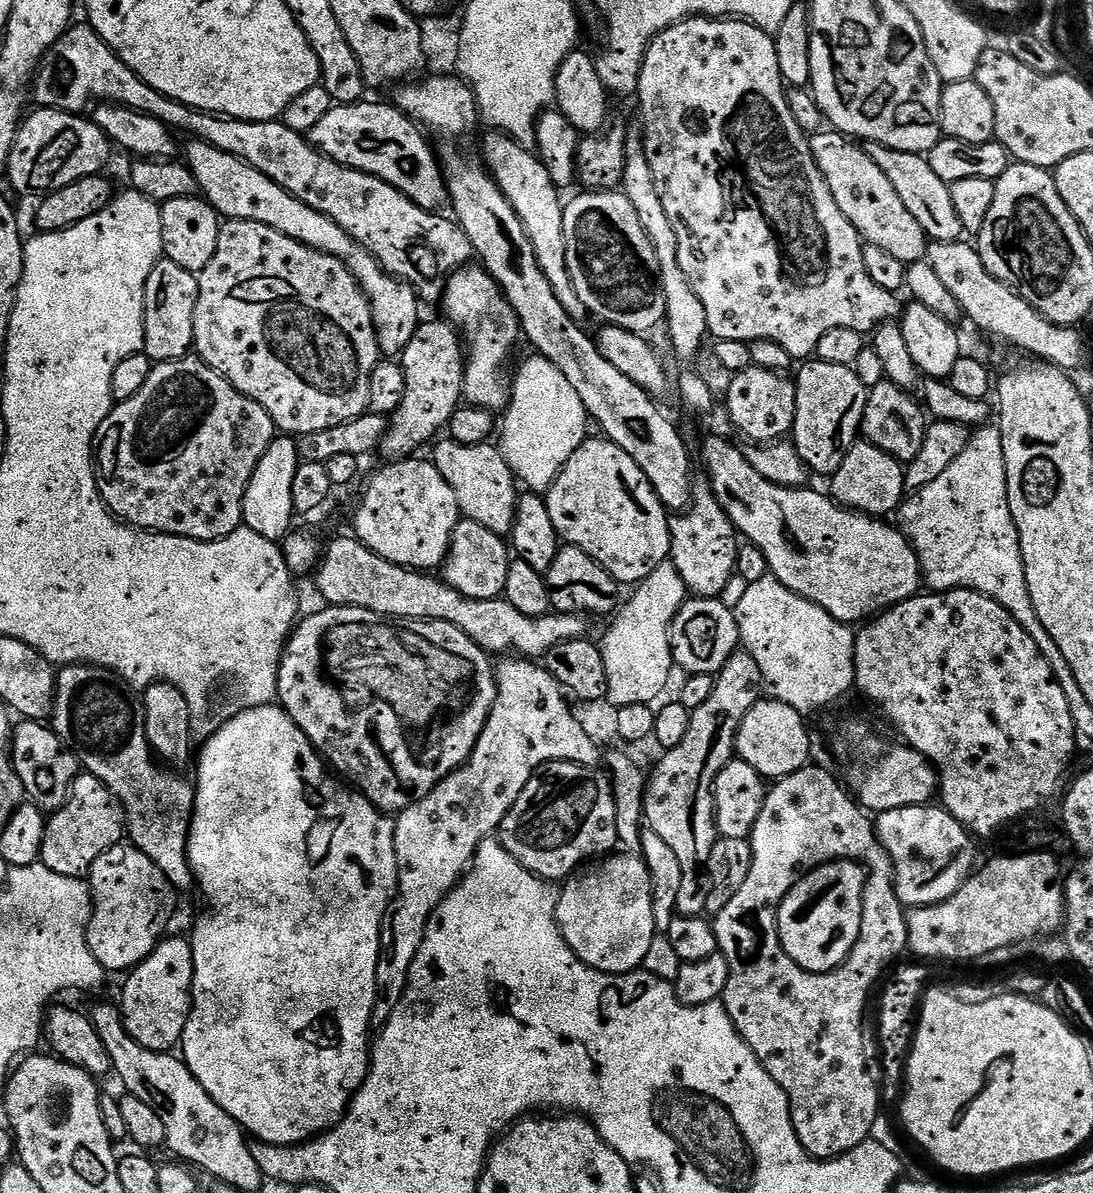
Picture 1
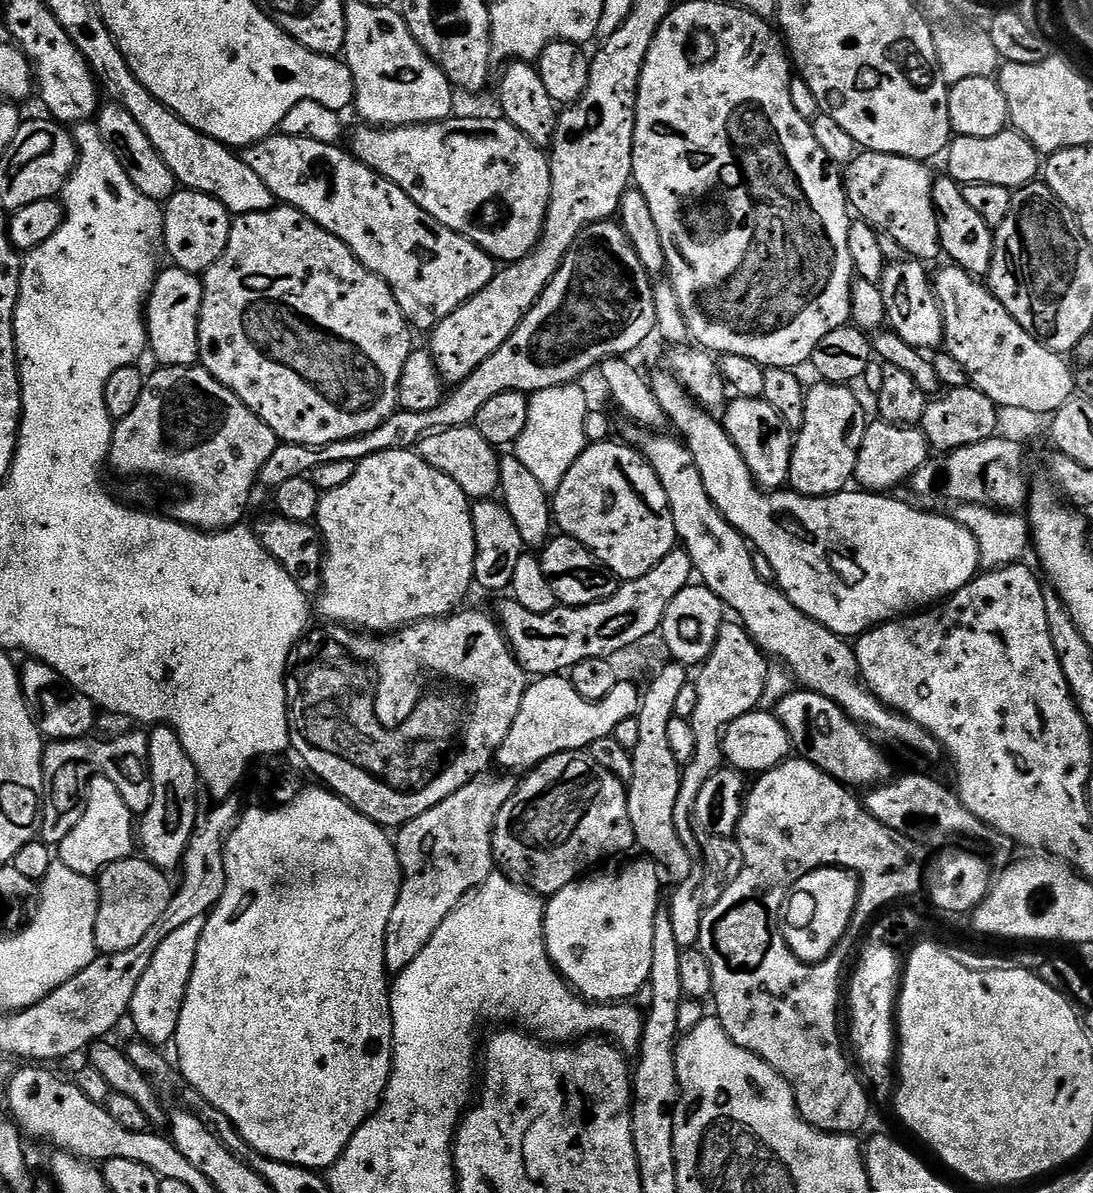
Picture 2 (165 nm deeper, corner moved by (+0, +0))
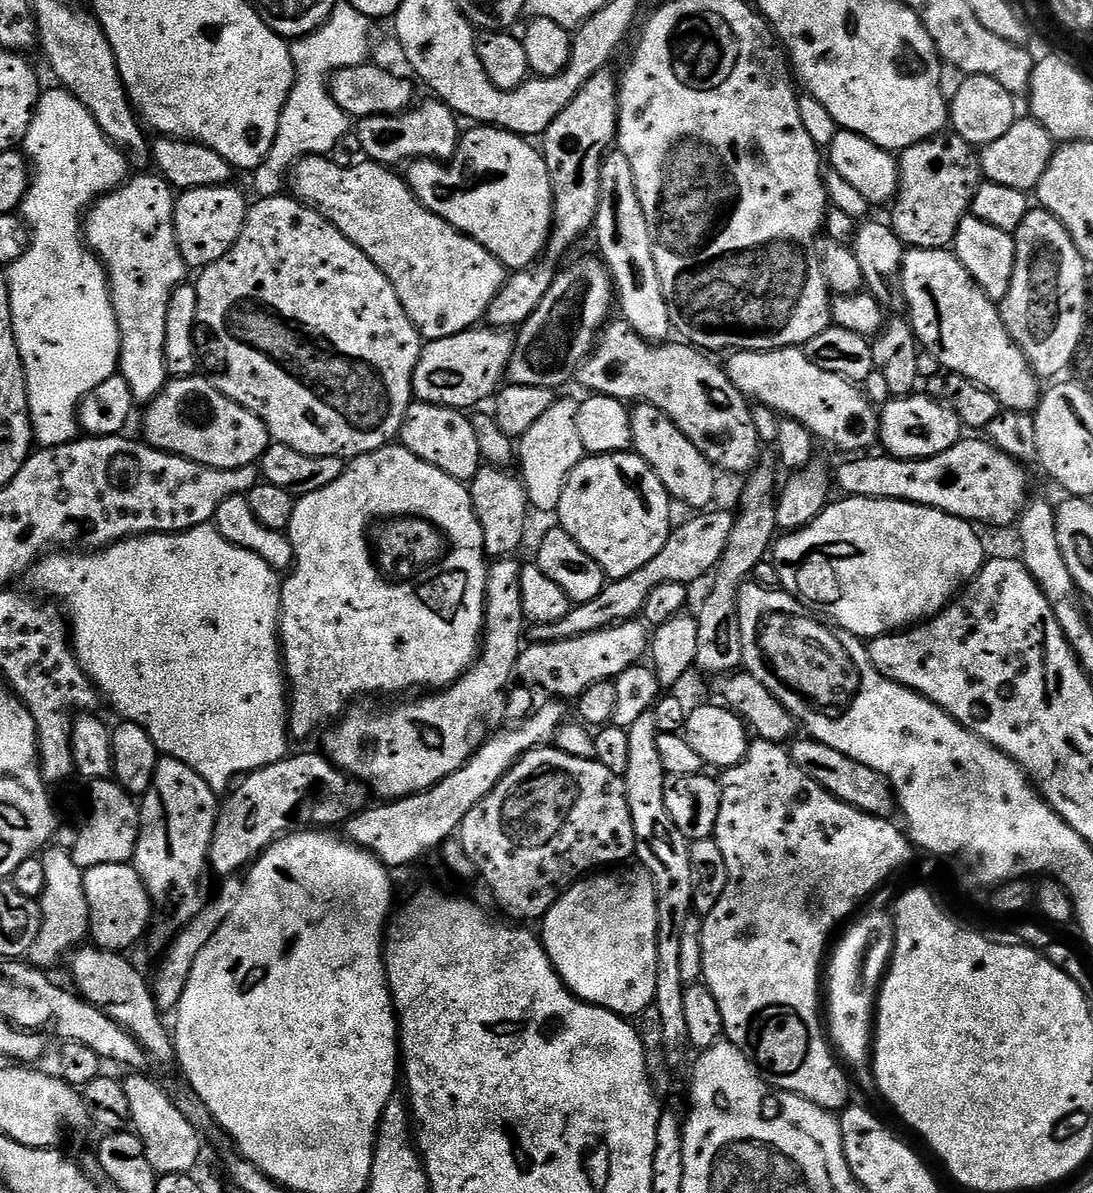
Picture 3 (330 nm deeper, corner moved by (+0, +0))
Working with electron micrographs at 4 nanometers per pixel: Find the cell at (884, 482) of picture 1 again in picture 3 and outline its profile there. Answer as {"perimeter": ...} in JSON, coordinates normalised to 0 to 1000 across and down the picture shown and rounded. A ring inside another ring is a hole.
{"perimeter":[[[835,330],[822,332],[812,336],[804,343],[805,354],[804,371],[809,371],[808,378],[823,386],[843,386],[862,381],[862,377],[869,377],[880,368],[880,356],[866,339],[852,331]]]}

